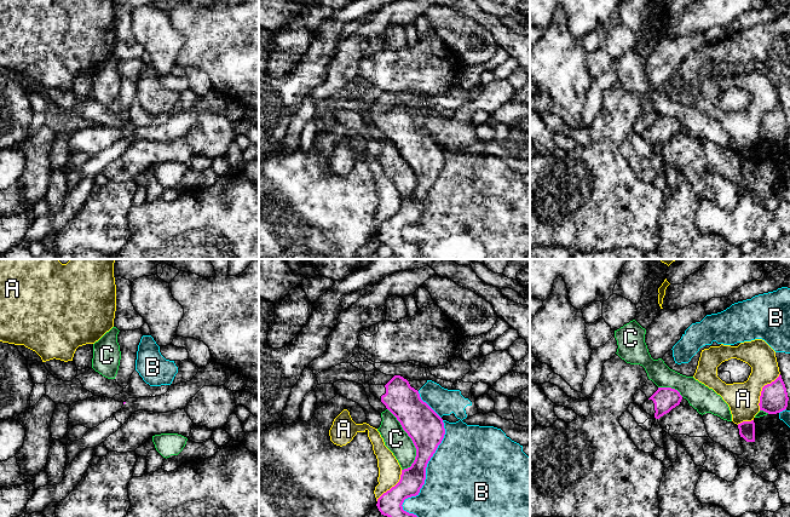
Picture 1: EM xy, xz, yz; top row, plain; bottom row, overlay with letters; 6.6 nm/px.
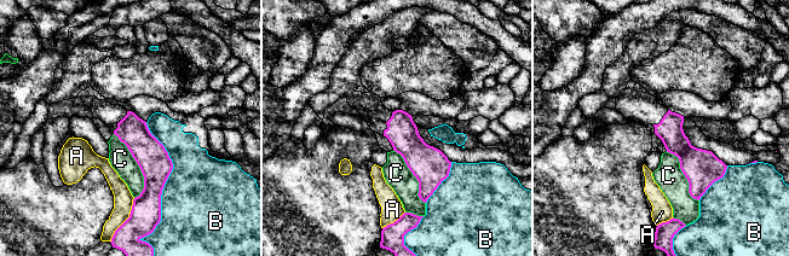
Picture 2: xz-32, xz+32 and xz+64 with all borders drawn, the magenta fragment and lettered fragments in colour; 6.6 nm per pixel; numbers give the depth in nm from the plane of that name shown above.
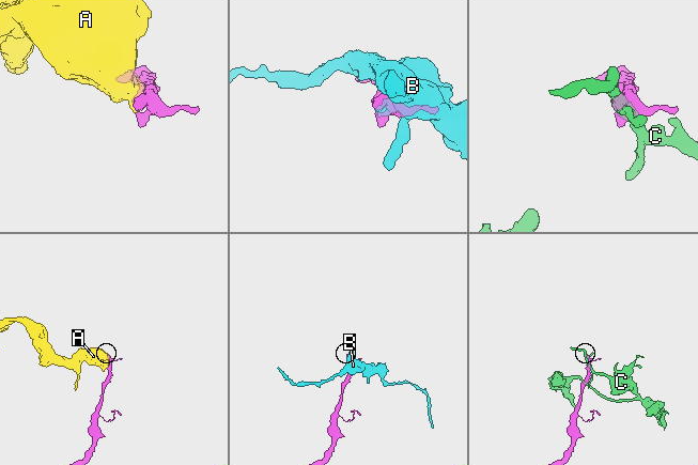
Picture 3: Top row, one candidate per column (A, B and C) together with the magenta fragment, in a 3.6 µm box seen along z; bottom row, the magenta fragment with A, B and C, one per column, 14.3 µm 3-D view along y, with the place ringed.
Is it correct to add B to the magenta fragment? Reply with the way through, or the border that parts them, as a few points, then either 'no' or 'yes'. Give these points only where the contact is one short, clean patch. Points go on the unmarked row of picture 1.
no

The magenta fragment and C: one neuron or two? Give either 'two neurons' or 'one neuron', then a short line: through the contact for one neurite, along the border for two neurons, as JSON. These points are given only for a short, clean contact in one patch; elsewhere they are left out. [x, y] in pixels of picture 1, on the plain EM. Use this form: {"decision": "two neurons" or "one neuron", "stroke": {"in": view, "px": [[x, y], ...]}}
{"decision": "two neurons"}

